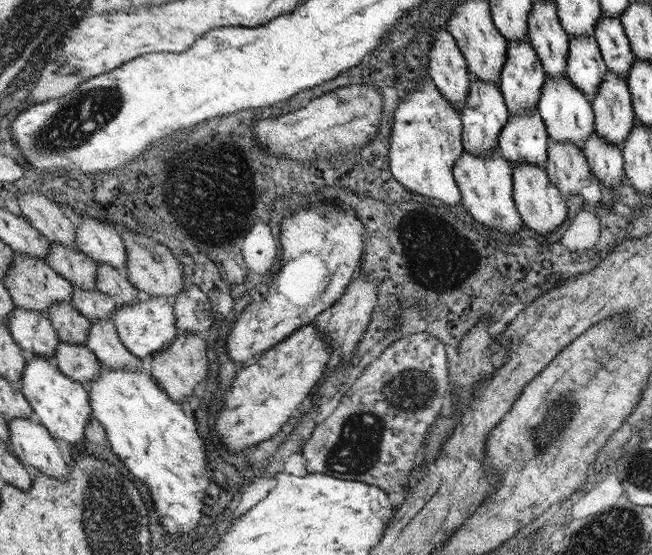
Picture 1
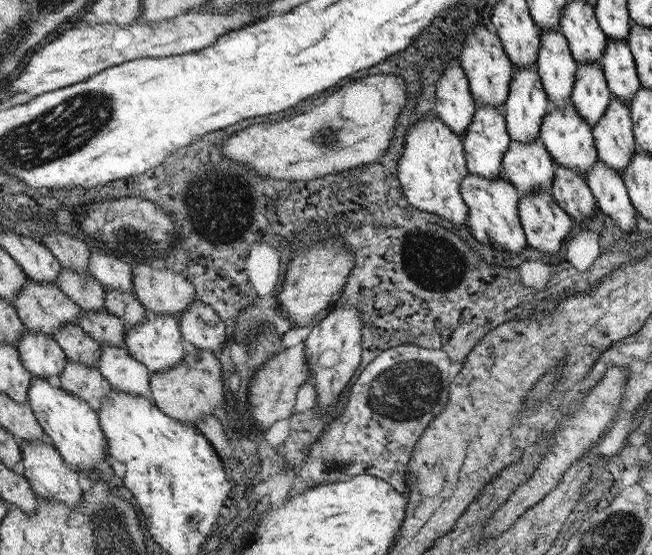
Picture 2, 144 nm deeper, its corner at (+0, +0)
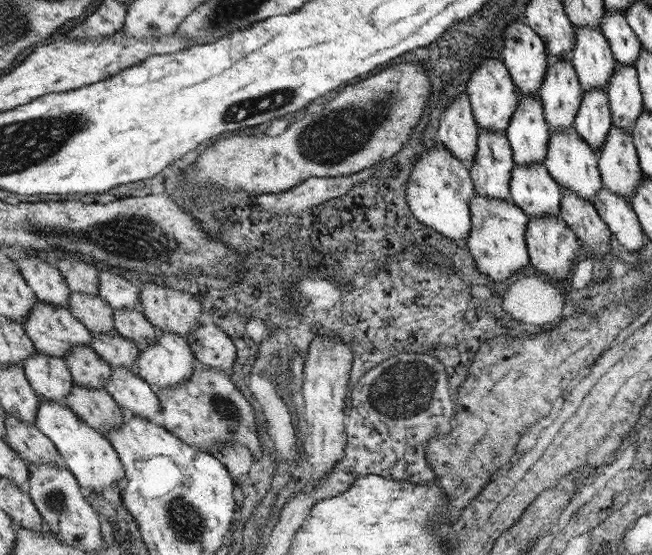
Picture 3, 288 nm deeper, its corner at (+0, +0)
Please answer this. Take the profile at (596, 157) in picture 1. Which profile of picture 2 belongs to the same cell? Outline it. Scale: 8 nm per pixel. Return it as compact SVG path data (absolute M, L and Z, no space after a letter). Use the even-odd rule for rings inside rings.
M597 160L593 168L585 174L587 186L591 188L595 196L595 206L601 216L609 216L611 222L615 222L623 232L631 234L635 230L635 212L629 204L631 198L627 198L627 192L621 182L621 174L609 168L605 162Z

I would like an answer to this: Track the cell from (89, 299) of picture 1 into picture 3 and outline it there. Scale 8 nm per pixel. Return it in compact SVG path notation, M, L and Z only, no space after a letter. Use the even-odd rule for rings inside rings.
M91 332L91 348L111 366L127 366L129 370L135 372L135 362L139 358L139 348L123 338L121 334L101 334L101 332Z

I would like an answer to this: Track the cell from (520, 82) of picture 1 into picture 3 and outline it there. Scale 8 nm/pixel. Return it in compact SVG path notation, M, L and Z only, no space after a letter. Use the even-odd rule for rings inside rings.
M539 94L533 98L519 96L519 106L511 116L511 124L507 126L505 136L511 144L515 164L533 164L547 158L551 132Z

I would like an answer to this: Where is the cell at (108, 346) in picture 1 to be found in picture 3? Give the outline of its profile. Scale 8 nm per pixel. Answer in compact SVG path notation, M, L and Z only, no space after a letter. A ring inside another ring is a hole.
M127 366L111 368L111 378L105 390L111 394L111 398L115 398L119 408L127 408L133 416L151 420L157 412L161 412L161 402L155 388Z

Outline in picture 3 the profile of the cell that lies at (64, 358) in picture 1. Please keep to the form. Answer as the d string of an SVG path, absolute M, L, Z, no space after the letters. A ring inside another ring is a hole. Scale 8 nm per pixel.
M73 382L65 406L71 408L87 426L99 430L103 436L109 436L113 428L123 424L119 404L105 388L83 388Z

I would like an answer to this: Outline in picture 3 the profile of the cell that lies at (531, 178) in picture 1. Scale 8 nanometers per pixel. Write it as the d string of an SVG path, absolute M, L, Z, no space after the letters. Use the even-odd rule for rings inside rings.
M529 216L527 222L527 252L535 274L553 276L553 280L567 280L571 264L575 262L581 246L577 246L575 232L559 216Z

